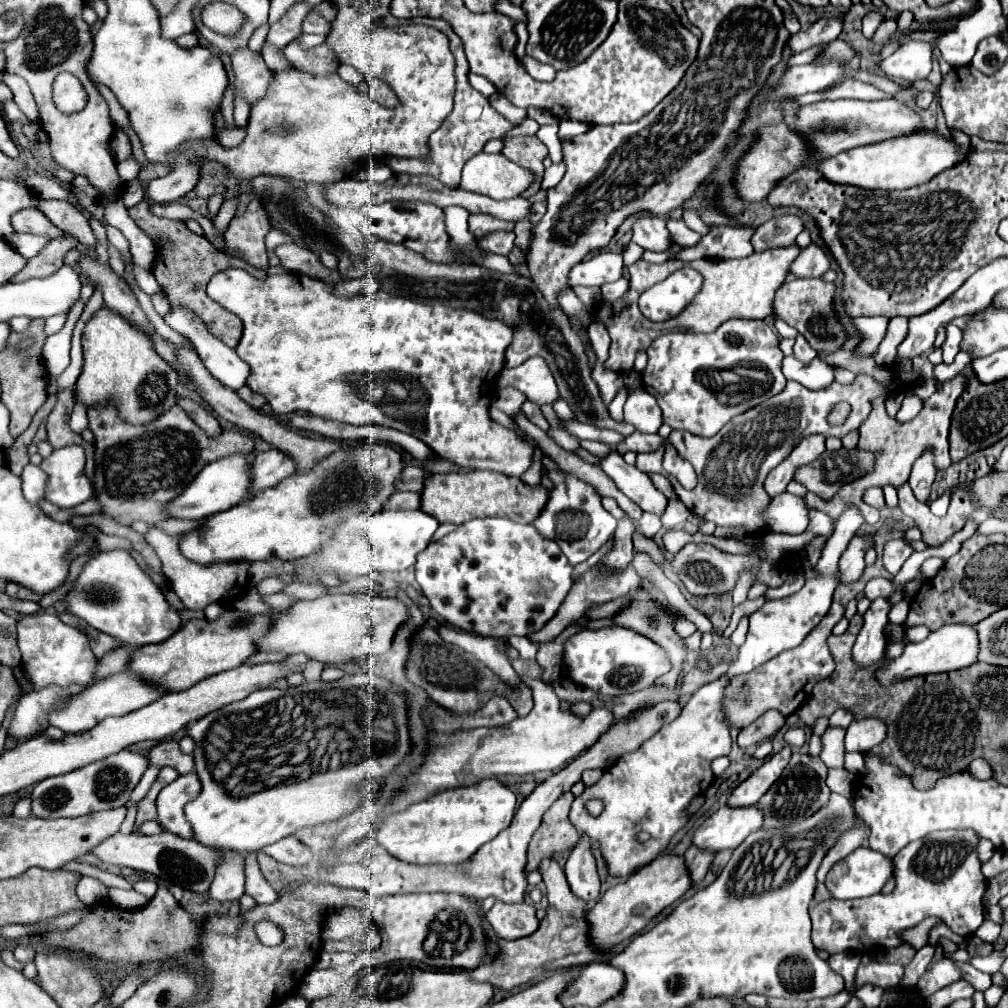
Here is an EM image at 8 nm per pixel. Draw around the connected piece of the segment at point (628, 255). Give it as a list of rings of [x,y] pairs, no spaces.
[[[630,242],[627,245],[626,250],[623,251],[623,259],[624,260],[624,267],[628,267],[630,265],[630,261],[627,259],[639,259],[642,255],[642,253],[644,252],[644,249],[640,246],[638,246],[636,243],[634,242]]]

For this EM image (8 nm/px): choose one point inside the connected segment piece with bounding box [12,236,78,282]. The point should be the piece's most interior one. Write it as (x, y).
(52, 257)

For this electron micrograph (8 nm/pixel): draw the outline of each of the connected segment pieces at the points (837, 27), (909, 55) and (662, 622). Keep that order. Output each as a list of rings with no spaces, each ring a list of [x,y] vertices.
[[[842,16],[818,18],[808,30],[790,36],[790,40],[786,44],[794,54],[798,54],[802,50],[808,50],[812,46],[818,46],[818,44],[824,44],[824,42],[838,38],[840,30],[842,30]]]
[[[904,42],[892,56],[880,62],[880,70],[888,78],[924,80],[932,70],[932,46],[928,42]]]
[[[648,586],[636,590],[636,592],[630,596],[628,604],[626,604],[618,614],[612,616],[612,622],[614,622],[614,624],[636,630],[638,634],[642,634],[642,636],[650,638],[652,642],[660,644],[660,648],[666,652],[666,656],[668,656],[672,668],[670,668],[670,672],[662,674],[662,676],[654,682],[654,686],[658,686],[658,688],[668,688],[668,690],[674,690],[674,688],[676,688],[678,676],[680,676],[680,672],[682,672],[682,662],[684,662],[686,656],[688,656],[688,648],[686,648],[686,644],[684,644],[684,638],[674,630],[674,626],[676,626],[678,620],[680,620],[680,616],[678,616],[676,612],[668,610],[668,608],[666,608],[666,602],[658,600],[658,598],[650,592]]]

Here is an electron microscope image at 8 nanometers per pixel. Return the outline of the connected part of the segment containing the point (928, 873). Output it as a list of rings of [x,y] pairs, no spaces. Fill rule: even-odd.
[[[932,832],[932,836],[926,836],[924,840],[916,840],[908,844],[908,848],[902,848],[896,854],[896,866],[894,866],[894,880],[896,886],[890,894],[878,894],[864,900],[824,900],[810,908],[812,918],[812,942],[816,948],[826,950],[828,954],[836,952],[858,952],[858,954],[874,954],[878,950],[892,950],[902,944],[900,932],[914,928],[924,918],[934,916],[940,918],[946,926],[952,928],[952,932],[958,932],[962,936],[970,936],[976,932],[976,928],[984,920],[984,906],[982,898],[986,892],[986,878],[980,872],[980,860],[976,854],[978,838],[974,832]]]

